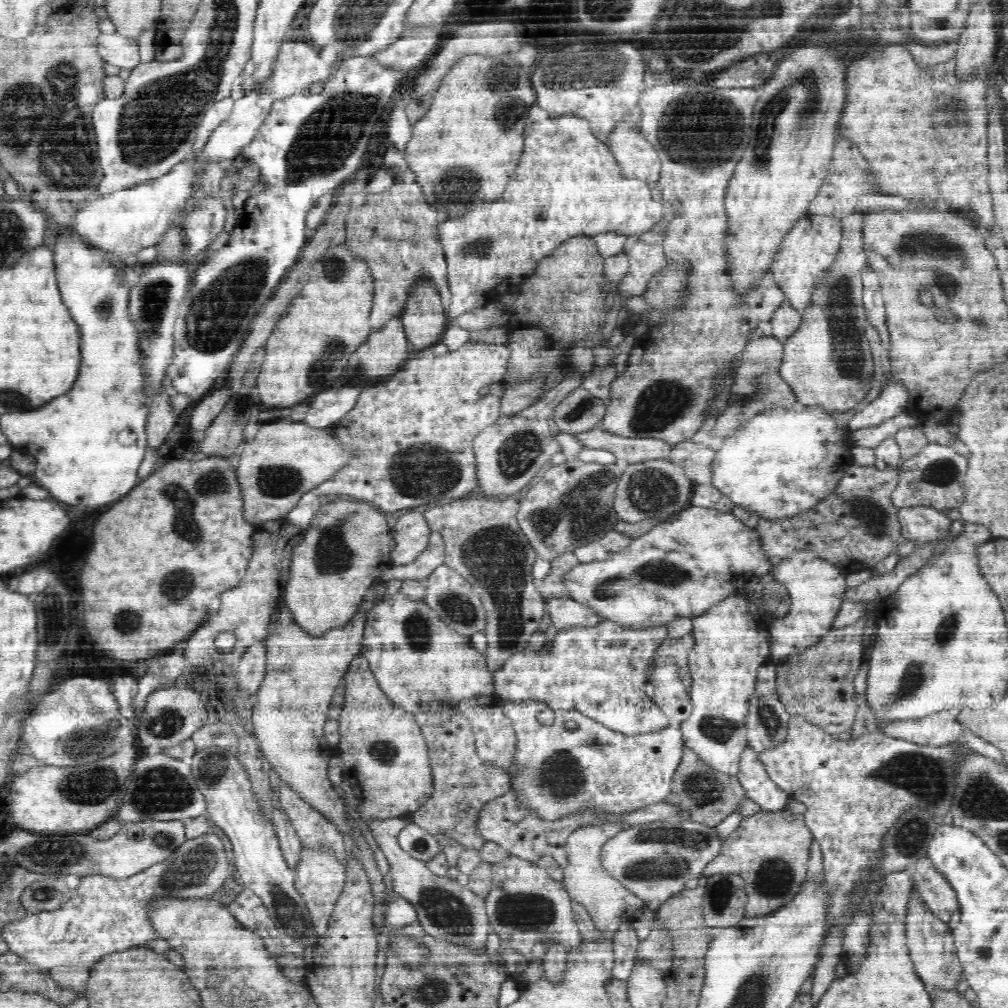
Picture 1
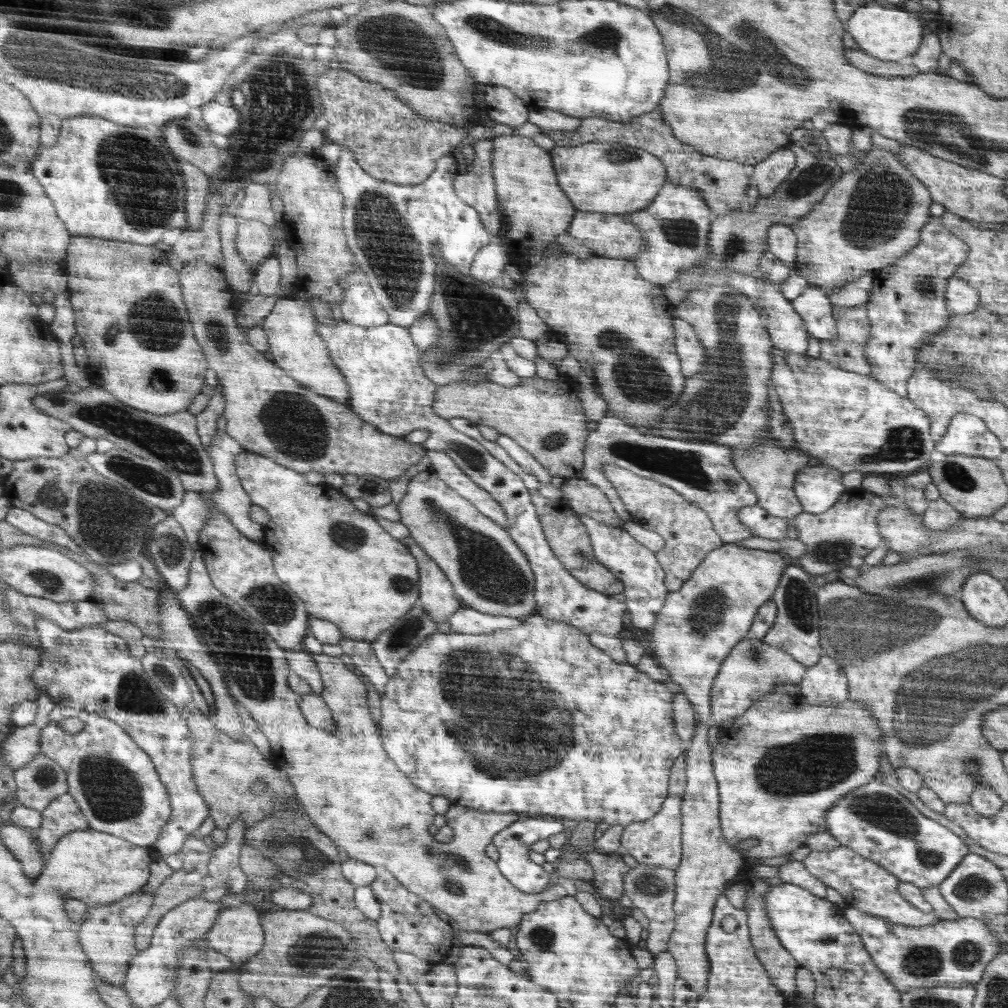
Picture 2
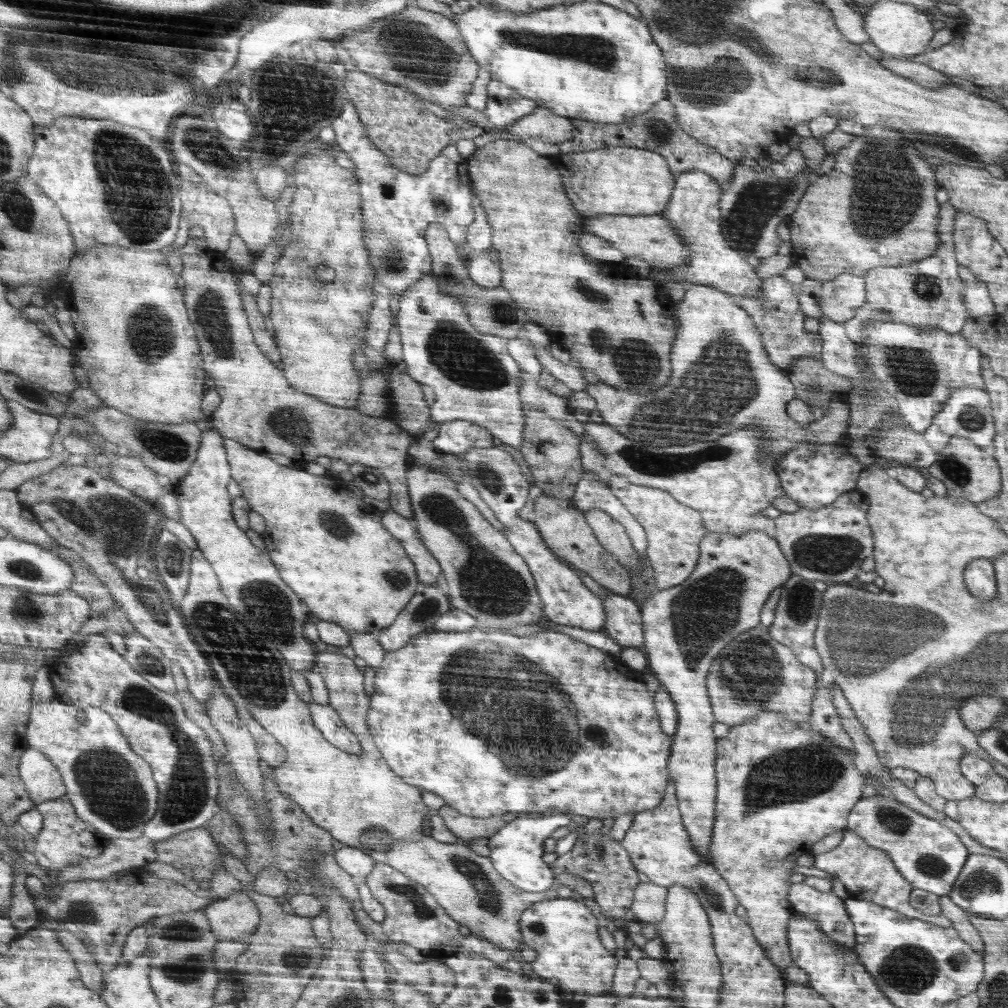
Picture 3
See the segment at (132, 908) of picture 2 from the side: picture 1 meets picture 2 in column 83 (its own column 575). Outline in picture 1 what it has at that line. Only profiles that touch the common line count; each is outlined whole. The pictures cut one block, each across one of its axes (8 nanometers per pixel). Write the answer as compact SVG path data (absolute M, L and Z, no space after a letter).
M513 855L508 856L502 862L495 863L492 867L494 868L491 879L492 888L484 897L485 911L491 925L490 930L500 936L504 945L514 950L527 962L542 962L544 952L552 942L562 944L567 950L580 944L580 932L578 925L574 922L570 906L571 898L563 882L552 880L541 866Z

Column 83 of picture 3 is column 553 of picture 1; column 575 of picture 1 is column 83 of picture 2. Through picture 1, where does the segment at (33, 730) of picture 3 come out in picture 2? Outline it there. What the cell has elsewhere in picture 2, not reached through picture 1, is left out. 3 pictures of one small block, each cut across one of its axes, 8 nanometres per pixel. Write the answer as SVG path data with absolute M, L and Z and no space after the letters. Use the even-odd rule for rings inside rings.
M57 705L50 717L50 724L42 731L42 754L56 760L68 772L69 793L78 801L81 810L89 819L91 828L114 834L137 846L156 848L159 837L164 835L165 827L170 822L173 807L170 792L165 782L162 782L161 774L158 774L150 754L144 752L122 725L104 715ZM66 718L79 718L86 724L84 730L76 734L64 730L60 722Z

